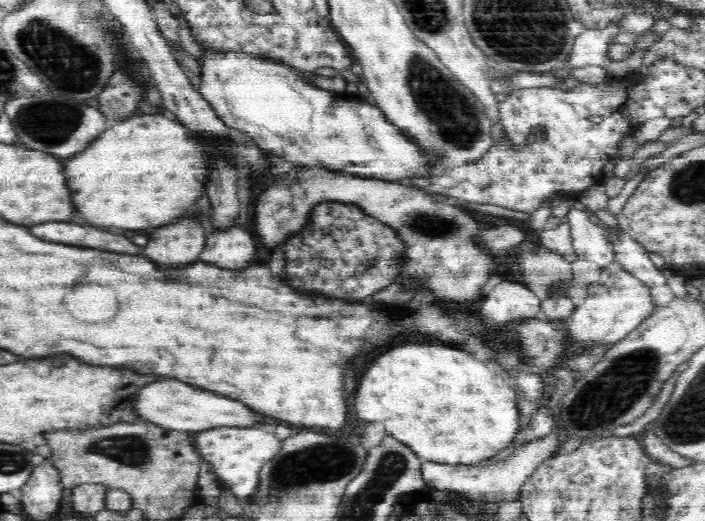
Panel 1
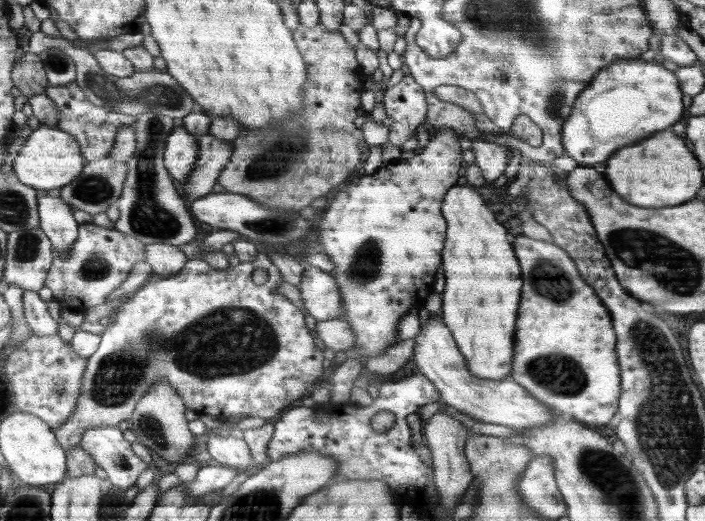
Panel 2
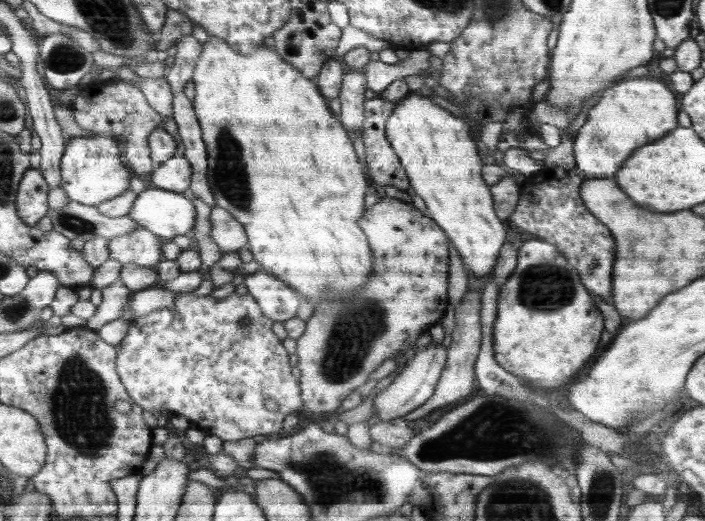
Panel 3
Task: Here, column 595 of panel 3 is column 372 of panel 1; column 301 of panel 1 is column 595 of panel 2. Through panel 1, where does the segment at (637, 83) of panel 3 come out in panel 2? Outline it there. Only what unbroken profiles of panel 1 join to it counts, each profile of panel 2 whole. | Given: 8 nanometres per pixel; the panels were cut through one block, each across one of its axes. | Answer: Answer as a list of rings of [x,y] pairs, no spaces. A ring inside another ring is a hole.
[[[641,58],[620,60],[598,72],[598,78],[577,98],[570,117],[562,125],[565,153],[578,165],[591,166],[608,160],[618,148],[632,146],[652,132],[664,130],[682,118],[681,82],[664,65]]]

